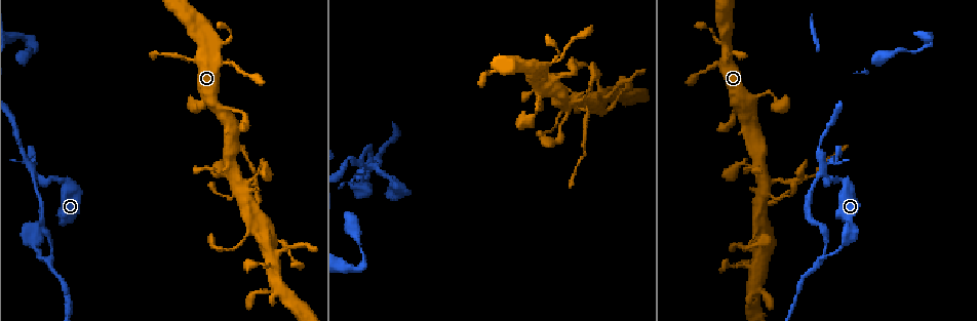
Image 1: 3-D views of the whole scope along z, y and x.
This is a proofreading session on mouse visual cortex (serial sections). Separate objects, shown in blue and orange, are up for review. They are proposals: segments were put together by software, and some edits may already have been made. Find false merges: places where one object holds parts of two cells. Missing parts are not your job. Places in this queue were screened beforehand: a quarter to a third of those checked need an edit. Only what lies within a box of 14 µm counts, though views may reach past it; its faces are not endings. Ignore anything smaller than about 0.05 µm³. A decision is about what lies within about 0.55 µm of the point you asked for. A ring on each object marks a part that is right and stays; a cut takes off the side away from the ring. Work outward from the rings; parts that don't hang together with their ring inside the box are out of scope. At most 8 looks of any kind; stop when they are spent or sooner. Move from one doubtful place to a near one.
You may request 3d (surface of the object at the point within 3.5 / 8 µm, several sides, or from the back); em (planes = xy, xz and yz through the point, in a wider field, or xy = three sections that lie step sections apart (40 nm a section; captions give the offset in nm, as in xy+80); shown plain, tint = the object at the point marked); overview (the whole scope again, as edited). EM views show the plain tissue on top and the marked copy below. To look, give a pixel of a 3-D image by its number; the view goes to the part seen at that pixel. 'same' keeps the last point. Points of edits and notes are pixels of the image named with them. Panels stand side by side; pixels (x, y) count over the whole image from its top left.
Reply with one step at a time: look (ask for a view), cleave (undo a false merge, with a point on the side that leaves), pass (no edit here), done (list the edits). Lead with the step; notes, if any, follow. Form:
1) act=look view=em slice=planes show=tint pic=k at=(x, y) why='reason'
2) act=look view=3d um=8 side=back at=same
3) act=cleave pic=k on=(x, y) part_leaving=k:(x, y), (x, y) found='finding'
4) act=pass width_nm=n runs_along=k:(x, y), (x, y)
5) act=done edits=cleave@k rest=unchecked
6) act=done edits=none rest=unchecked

act=look view=3d um=3.5 pic=1 at=(362, 162) why='four-way junction'

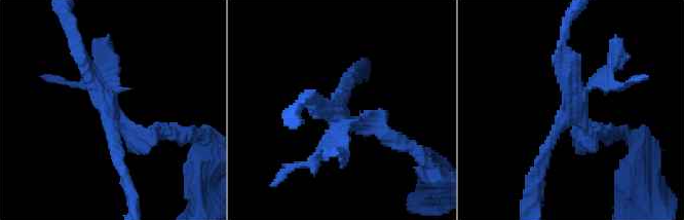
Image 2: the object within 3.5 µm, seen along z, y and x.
act=look view=em slice=xy step=1 show=tint pic=2 at=(572, 115) arms=4 arm_widths_nm=150,200,250,250 why='need the tissue'

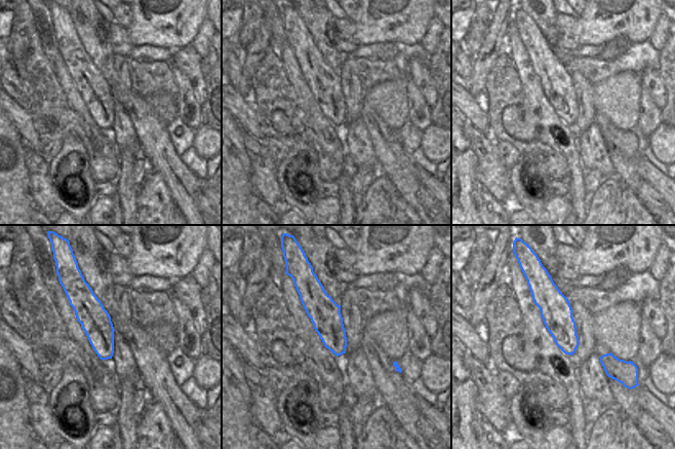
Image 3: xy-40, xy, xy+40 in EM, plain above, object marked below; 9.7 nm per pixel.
act=cleave pic=2 on=(102, 60) part_leaving=2:(590, 88), (611, 69), (618, 38) found='two cells meet here'

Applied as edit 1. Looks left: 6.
act=look view=overview why='redraw'

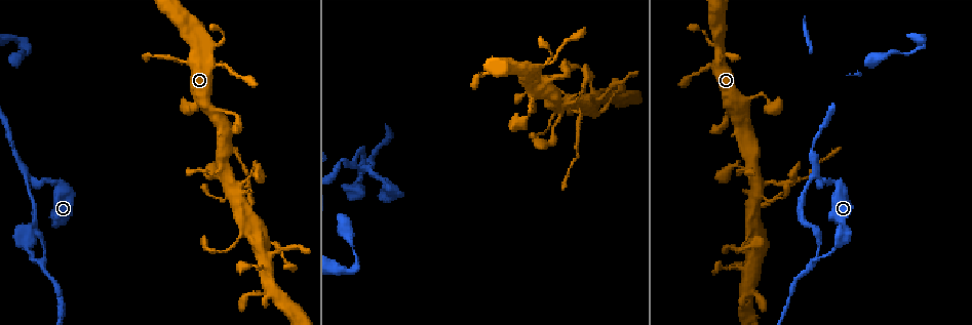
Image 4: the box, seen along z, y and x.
act=look view=3d um=3.5 side=back pic=4 at=(43, 260)

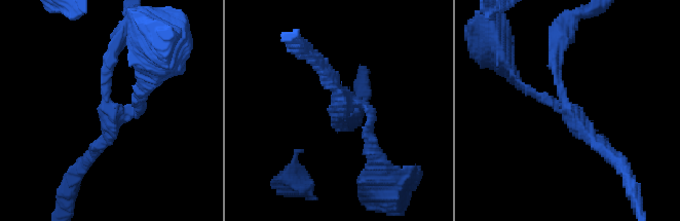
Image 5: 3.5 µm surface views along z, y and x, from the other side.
act=look view=em slice=xy step=1 show=tint pic=5 at=(110, 111) why='need the tissue'

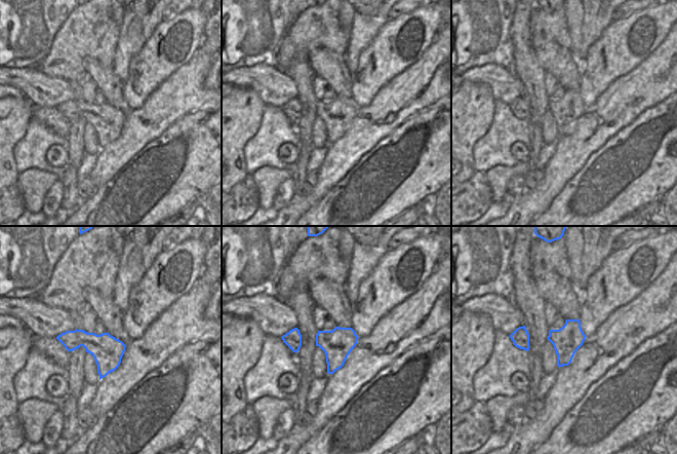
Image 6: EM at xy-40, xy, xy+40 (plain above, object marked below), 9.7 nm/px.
act=pass width_nm=300 runs_along=5:(113, 49), (110, 112), (139, 97) found='all the same cell'

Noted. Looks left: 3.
act=look view=3d um=3.5 pic=4 at=(237, 239) why='thick turns thin'

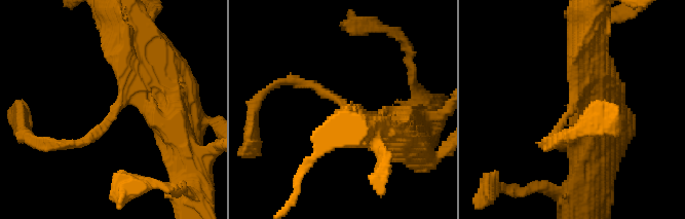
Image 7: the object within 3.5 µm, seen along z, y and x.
act=look view=em slice=xy step=3 show=tint pic=7 at=(569, 115)

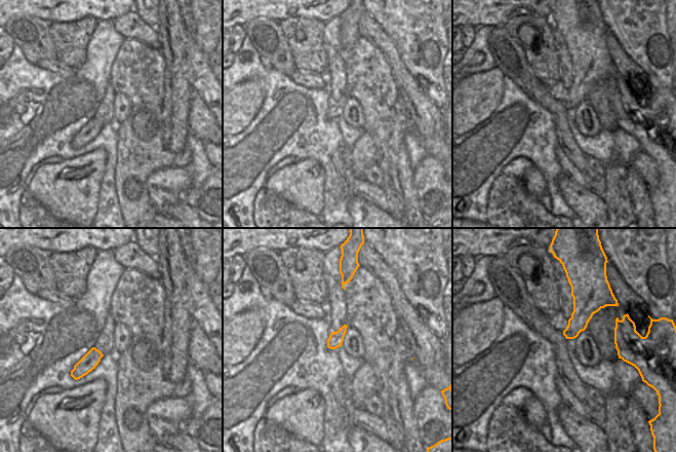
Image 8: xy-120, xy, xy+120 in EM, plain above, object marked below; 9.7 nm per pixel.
act=look view=em slice=xy step=5 show=tint at=same

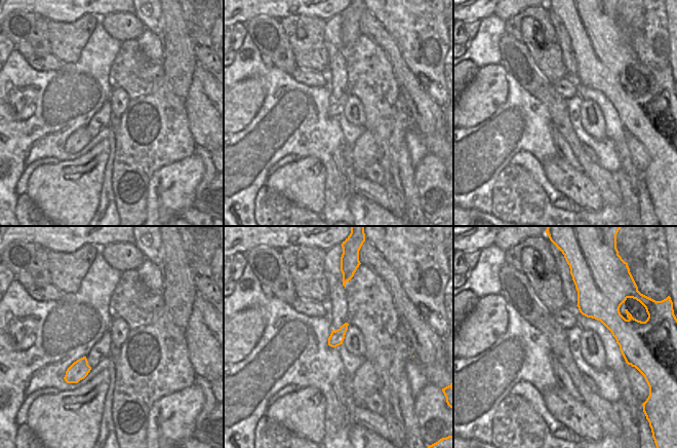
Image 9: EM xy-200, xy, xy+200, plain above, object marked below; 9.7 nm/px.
act=pass arm_widths_nm=150,400 runs_along=7:(592, 56), (573, 109), (541, 144) found='all the same cell'

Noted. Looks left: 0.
act=done edits=cleave@2 rest=unchecked

